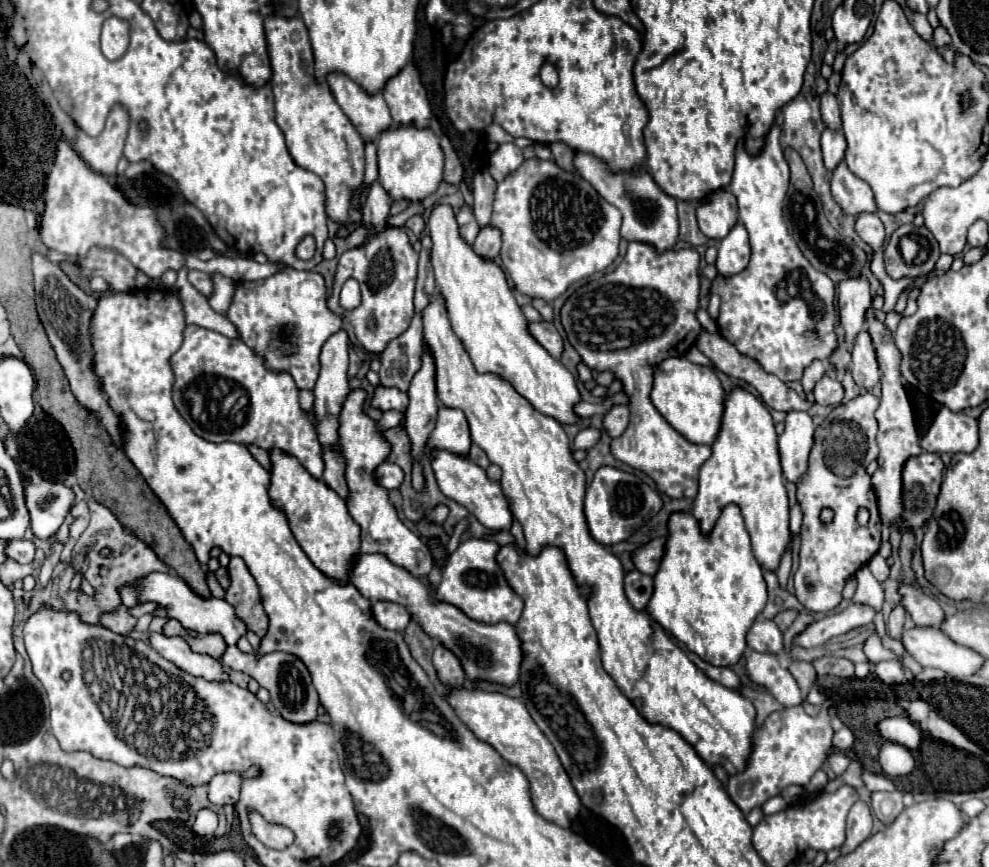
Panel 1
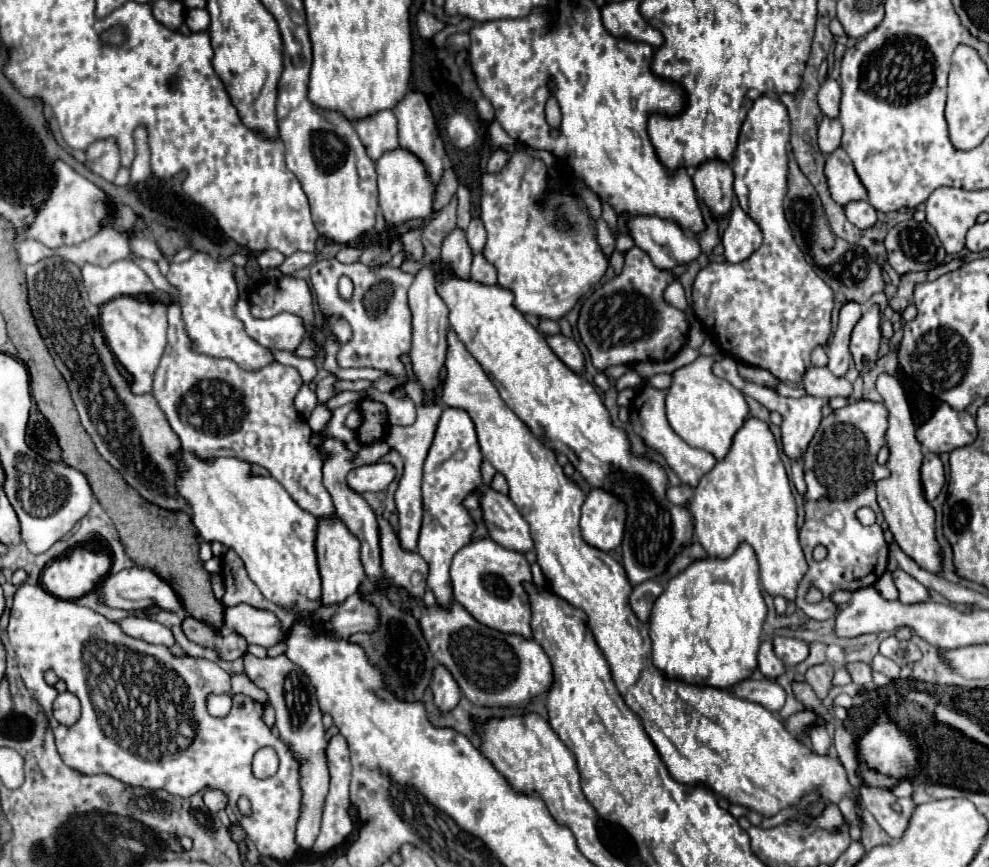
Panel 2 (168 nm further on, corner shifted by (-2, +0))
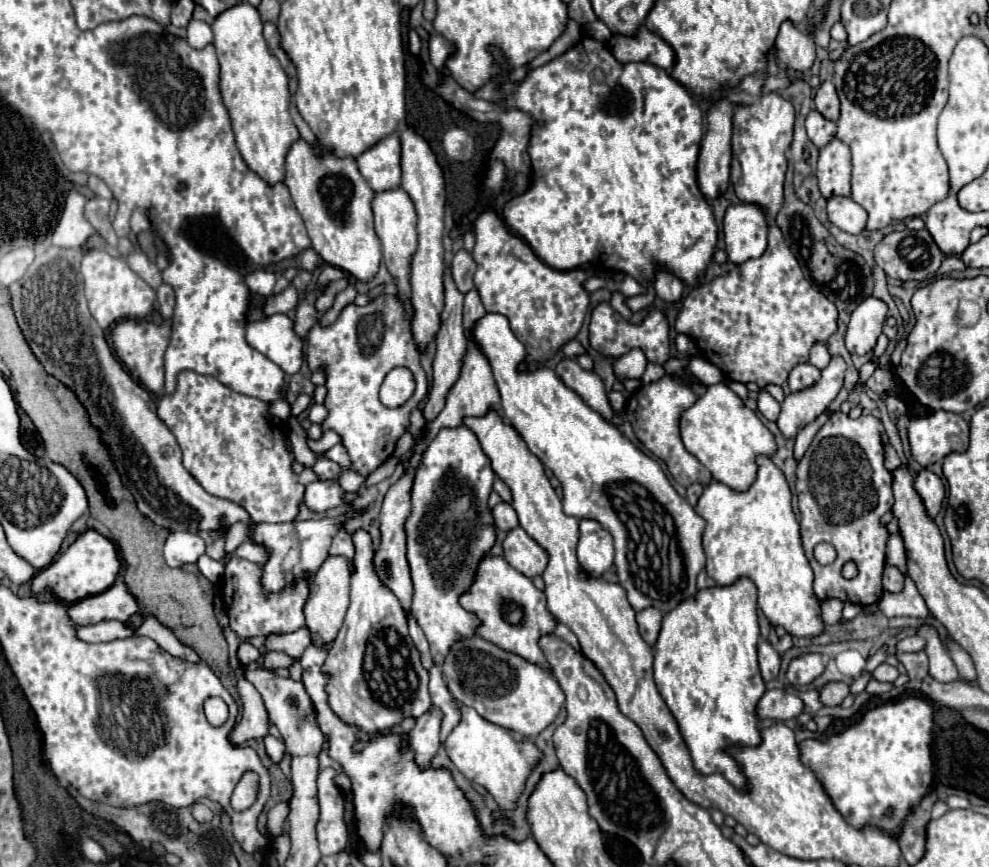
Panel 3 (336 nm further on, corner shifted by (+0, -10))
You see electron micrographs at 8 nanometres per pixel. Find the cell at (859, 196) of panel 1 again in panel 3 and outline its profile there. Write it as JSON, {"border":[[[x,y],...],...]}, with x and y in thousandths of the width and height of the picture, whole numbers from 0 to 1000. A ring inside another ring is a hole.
{"border":[[[842,159],[834,171],[828,173],[826,208],[832,228],[860,226],[860,175],[858,171]]]}

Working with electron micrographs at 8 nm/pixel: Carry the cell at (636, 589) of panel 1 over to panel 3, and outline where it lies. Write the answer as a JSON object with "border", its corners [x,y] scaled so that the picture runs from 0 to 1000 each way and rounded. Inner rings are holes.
{"border":[[[656,699],[648,706],[644,706],[644,722],[646,722],[646,731],[652,736],[652,740],[656,740],[658,745],[662,743],[664,738],[664,731],[668,727],[668,713],[670,713],[670,706]]]}

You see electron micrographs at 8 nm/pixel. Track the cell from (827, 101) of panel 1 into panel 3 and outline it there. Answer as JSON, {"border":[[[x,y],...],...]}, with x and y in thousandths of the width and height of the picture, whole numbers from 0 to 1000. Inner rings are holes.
{"border":[[[834,92],[824,108],[824,127],[830,129],[834,136],[846,141],[848,136],[848,113],[840,92]]]}

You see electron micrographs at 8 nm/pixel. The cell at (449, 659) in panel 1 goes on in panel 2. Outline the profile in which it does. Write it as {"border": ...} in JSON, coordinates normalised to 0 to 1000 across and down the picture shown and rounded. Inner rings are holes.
{"border":[[[442,768],[440,770],[436,796],[438,796],[440,814],[446,821],[454,821],[456,817],[460,817],[464,812],[466,798],[464,798],[464,791],[460,789],[458,780],[452,775],[452,770],[448,770],[448,768]]]}

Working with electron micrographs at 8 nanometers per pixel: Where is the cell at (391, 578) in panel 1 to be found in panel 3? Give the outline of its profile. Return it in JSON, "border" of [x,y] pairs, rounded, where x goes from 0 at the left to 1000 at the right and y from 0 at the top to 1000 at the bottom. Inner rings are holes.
{"border":[[[478,731],[462,738],[446,766],[450,789],[458,805],[486,824],[490,830],[529,849],[543,849],[565,824],[571,800],[559,777],[498,740]]]}

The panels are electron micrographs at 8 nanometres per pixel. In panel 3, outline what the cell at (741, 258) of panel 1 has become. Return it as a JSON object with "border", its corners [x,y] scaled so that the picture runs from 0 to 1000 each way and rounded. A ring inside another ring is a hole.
{"border":[[[743,235],[733,245],[733,291],[735,300],[749,304],[767,298],[776,286],[774,247],[763,235]]]}

